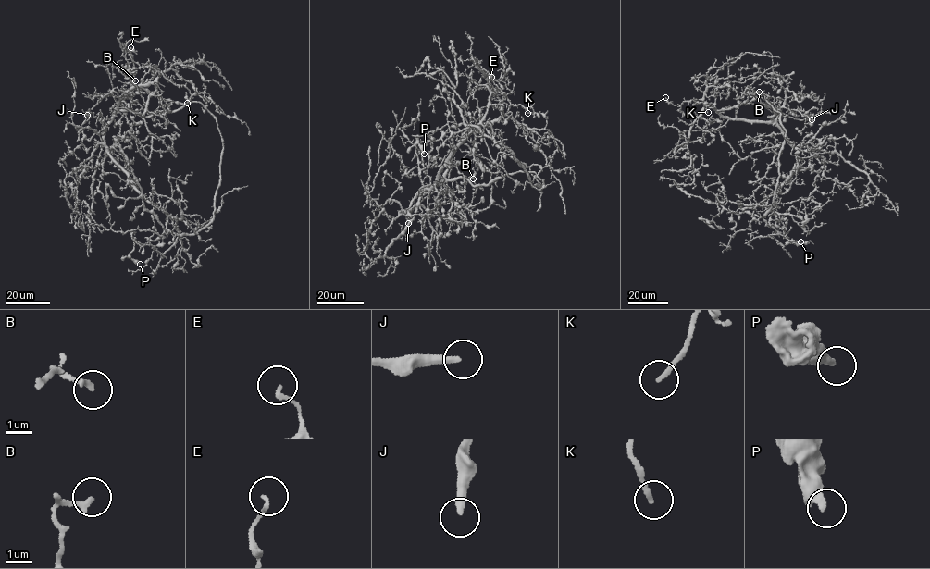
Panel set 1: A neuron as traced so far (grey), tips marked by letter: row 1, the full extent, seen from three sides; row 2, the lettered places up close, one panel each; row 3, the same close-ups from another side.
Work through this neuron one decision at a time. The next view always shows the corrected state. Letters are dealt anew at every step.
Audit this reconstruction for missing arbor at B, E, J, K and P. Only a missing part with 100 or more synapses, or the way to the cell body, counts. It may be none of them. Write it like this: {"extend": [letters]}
{"extend": ["J"]}

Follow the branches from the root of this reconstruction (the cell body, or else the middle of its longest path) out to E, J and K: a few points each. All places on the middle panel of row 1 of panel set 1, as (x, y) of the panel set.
E: (542, 179), (538, 176), (540, 166), (505, 155), (485, 126), (506, 113), (510, 104), (489, 84), (491, 77)
J: (542, 179), (521, 171), (487, 184), (450, 179), (445, 194), (430, 193), (408, 223)
K: (542, 179), (538, 176), (540, 166), (505, 155), (485, 126), (512, 104), (532, 107), (534, 114), (527, 113)

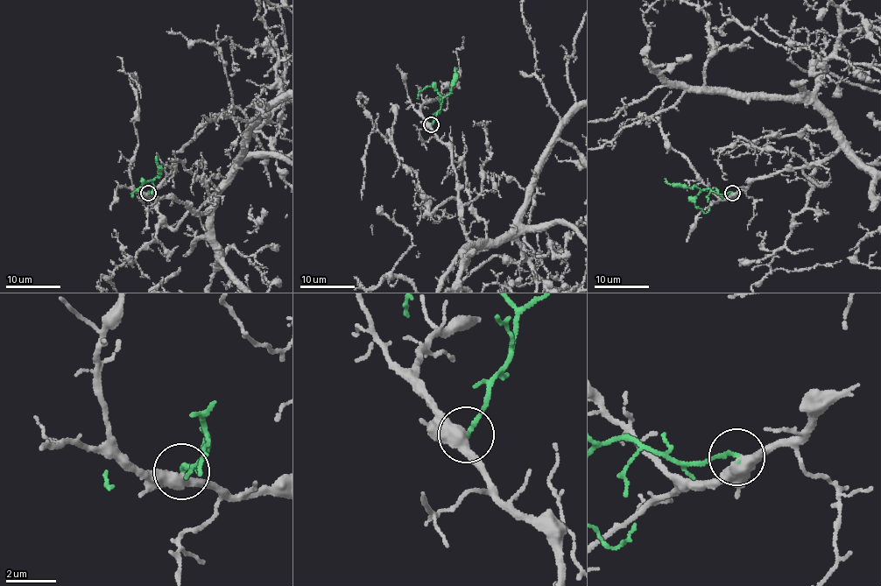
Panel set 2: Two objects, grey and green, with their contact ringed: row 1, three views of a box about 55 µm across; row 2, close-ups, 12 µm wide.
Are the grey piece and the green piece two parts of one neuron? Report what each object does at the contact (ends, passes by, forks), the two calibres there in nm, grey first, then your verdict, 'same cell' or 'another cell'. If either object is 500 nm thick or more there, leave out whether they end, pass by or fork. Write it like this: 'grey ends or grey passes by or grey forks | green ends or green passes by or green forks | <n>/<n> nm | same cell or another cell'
500/180 nm | same cell

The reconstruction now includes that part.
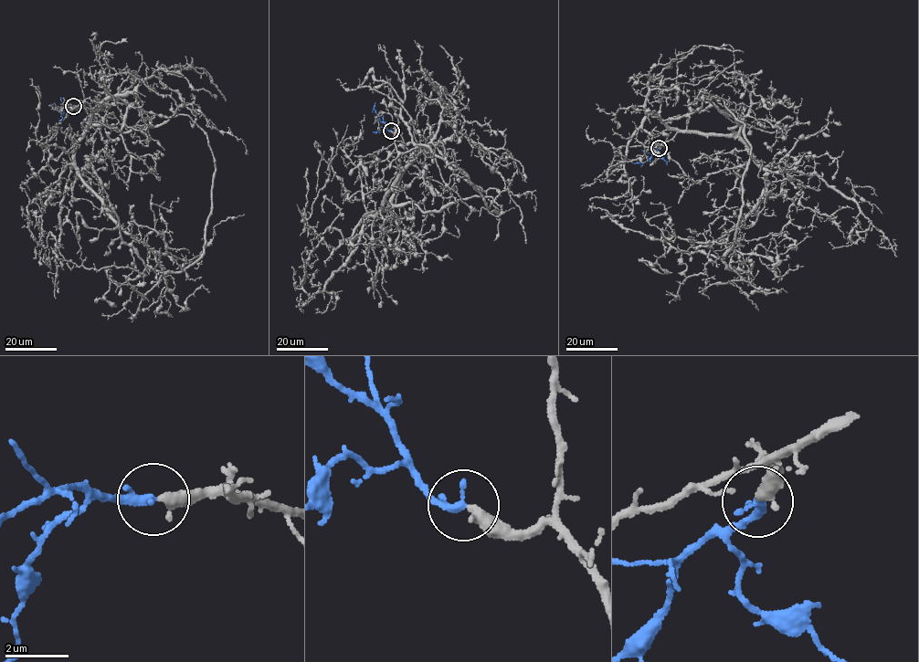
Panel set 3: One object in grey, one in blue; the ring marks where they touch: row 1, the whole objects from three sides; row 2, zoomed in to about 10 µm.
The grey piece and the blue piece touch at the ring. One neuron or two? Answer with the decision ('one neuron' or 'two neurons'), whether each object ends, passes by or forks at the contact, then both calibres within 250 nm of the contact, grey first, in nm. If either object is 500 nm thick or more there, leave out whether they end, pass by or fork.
one neuron | grey ends | blue ends | 360/280 nm

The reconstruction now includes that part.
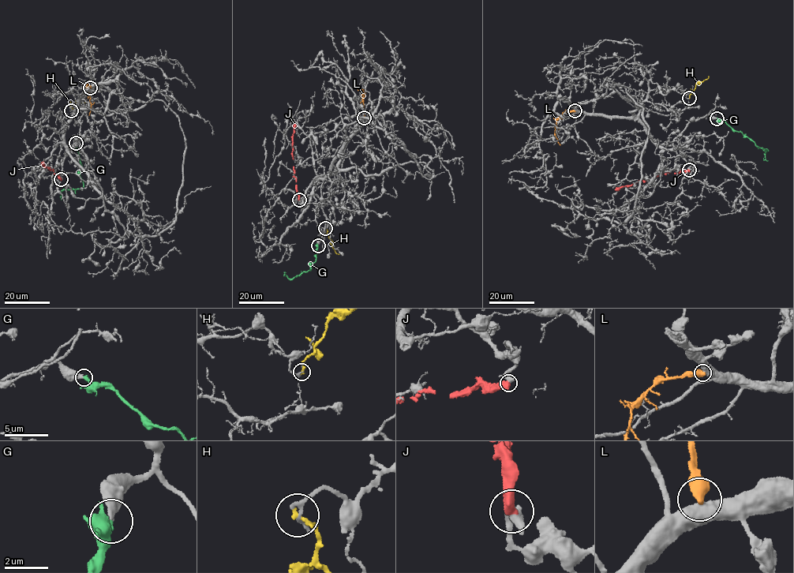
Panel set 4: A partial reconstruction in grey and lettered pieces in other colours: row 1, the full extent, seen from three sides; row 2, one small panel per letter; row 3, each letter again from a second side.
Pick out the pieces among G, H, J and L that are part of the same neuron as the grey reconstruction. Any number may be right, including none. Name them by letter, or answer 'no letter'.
G

